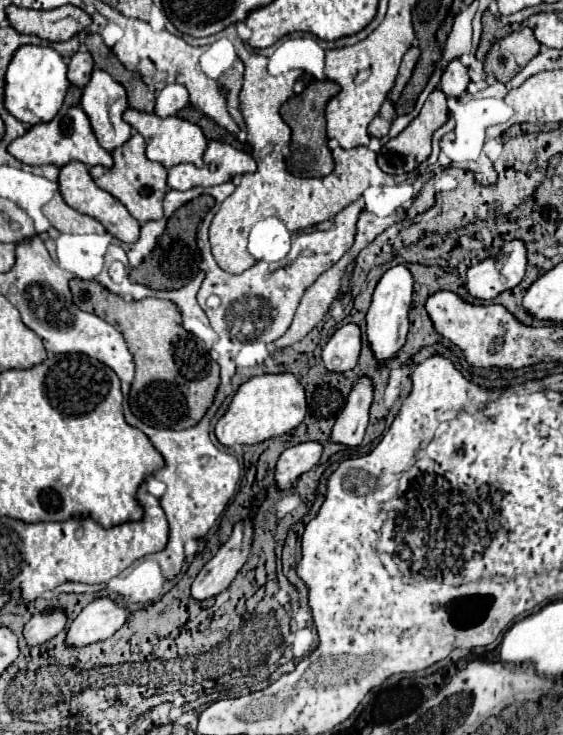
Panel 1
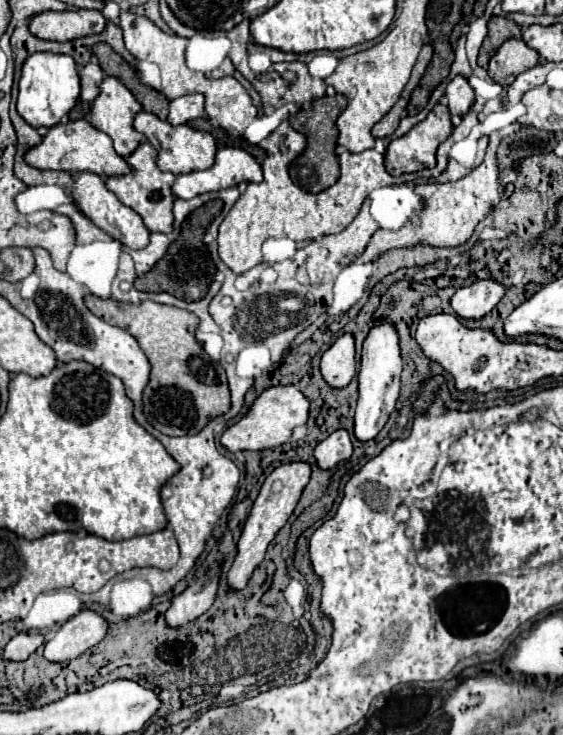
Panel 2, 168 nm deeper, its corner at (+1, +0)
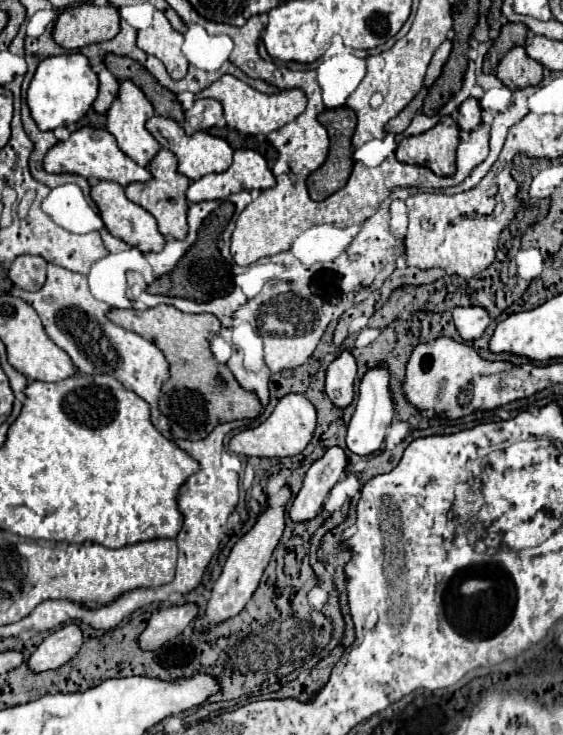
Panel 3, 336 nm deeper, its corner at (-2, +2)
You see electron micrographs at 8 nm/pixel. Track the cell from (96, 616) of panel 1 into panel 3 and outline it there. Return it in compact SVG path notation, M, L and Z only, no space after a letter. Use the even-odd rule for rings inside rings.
M67 624L59 628L57 632L49 634L37 650L29 656L27 666L31 672L47 672L47 670L57 670L65 662L77 656L79 648L83 644L83 634L77 624Z

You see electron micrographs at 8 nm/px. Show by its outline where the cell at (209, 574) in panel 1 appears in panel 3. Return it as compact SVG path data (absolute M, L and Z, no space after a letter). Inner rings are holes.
M195 604L171 606L155 612L147 622L147 628L137 638L137 646L141 650L159 650L161 646L177 638L195 620L195 616L197 616Z

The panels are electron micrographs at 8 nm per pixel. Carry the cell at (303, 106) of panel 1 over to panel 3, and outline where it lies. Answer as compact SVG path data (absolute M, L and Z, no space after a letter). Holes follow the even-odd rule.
M337 108L337 110L323 110L321 116L319 116L319 122L327 128L329 132L329 138L331 138L331 150L329 150L329 156L325 160L325 164L315 170L309 180L307 180L307 186L309 186L309 196L313 200L325 200L329 198L331 194L335 194L337 190L341 190L347 180L349 180L349 174L353 170L353 144L351 144L351 136L355 132L355 126L357 126L357 116L351 108Z

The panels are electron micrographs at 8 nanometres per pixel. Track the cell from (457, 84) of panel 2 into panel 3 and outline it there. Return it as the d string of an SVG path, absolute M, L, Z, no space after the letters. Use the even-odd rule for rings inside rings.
M467 98L457 112L457 124L461 130L471 132L479 122L481 122L481 106L475 98Z

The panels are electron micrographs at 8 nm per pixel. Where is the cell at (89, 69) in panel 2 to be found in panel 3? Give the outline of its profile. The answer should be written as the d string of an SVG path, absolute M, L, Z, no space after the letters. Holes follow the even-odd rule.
M101 70L99 72L99 96L93 104L95 112L105 114L109 110L109 104L113 104L113 96L117 96L117 88L119 88L119 80L109 70Z

